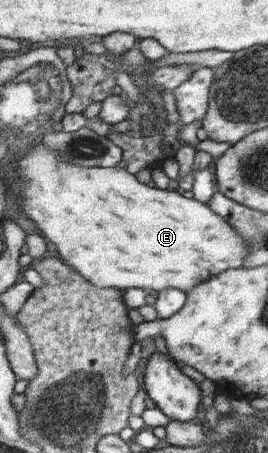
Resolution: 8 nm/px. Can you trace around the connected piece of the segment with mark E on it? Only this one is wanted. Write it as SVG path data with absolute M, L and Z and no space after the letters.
M41 138L30 150L32 152L18 164L16 170L25 186L18 197L21 211L57 247L58 256L100 288L125 290L138 287L153 293L168 288L190 290L202 284L202 272L206 282L228 269L242 268L247 256L251 256L251 246L246 244L244 235L240 236L236 228L232 228L208 203L199 202L179 189L160 189L138 182L127 167L72 164L53 148L48 148Z

